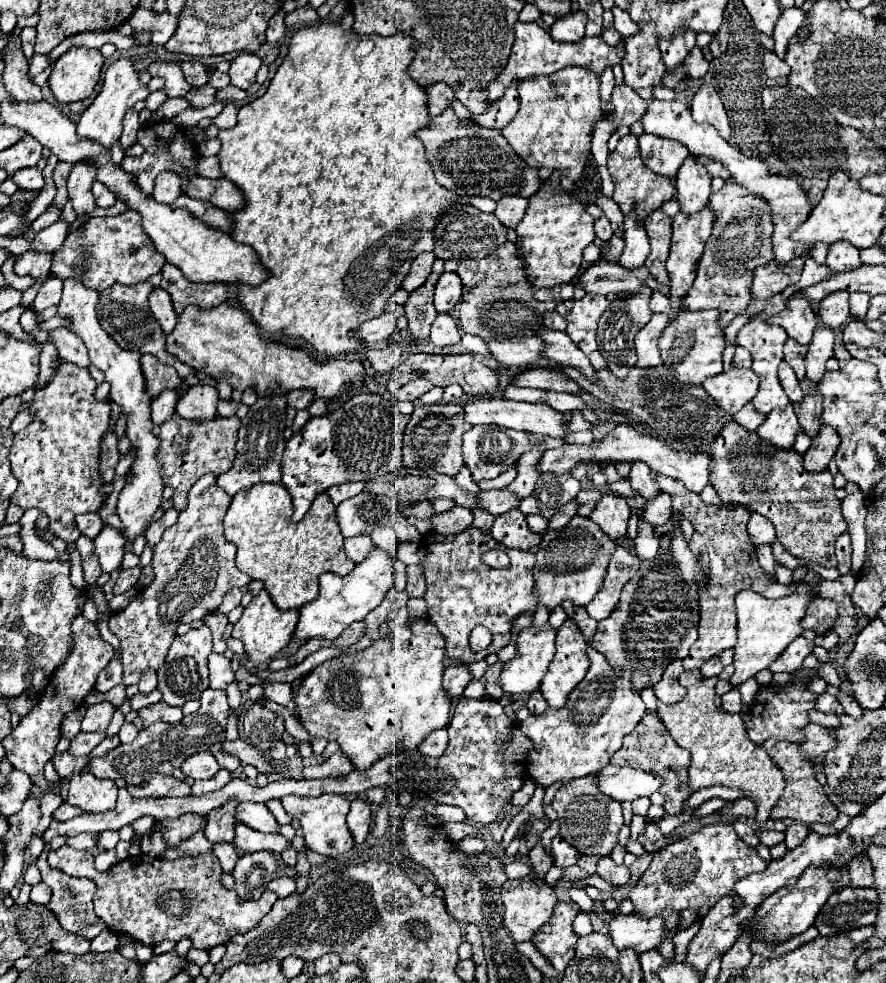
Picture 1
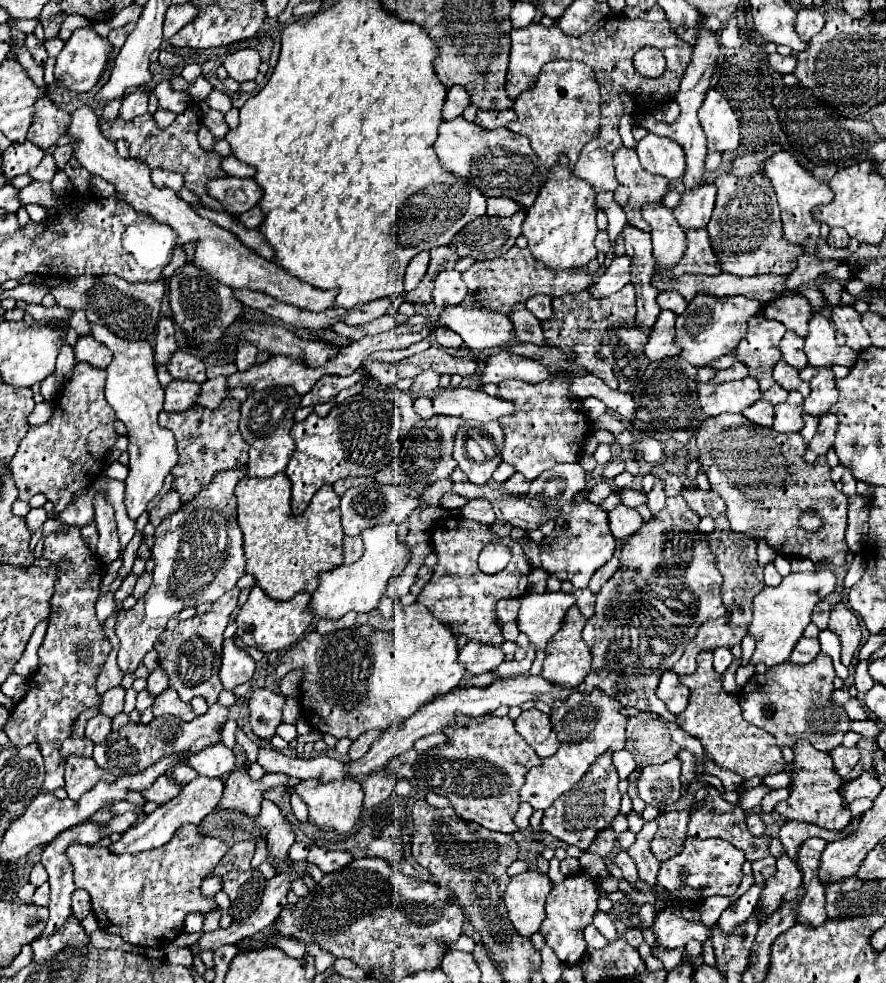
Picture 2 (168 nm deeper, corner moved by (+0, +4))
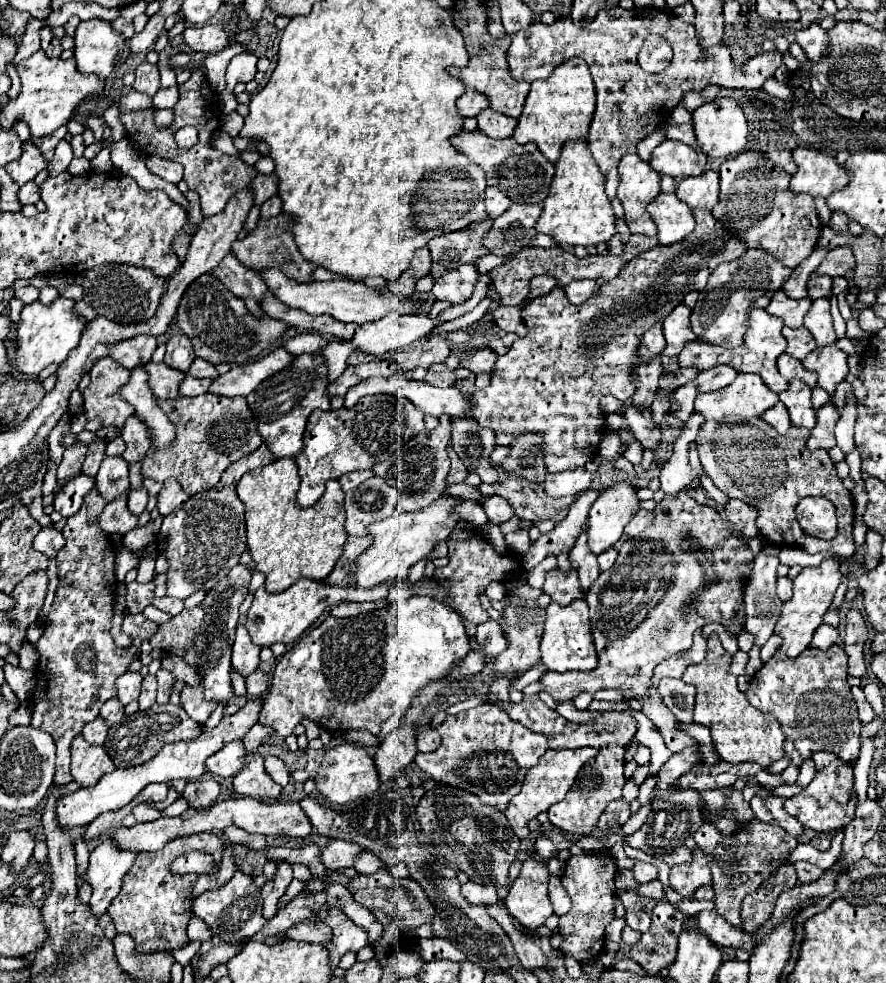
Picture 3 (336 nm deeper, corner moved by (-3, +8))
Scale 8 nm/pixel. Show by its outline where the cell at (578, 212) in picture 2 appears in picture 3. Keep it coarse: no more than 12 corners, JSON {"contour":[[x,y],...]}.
{"contour":[[567,141],[535,225],[557,245],[609,241],[615,213],[589,143]]}

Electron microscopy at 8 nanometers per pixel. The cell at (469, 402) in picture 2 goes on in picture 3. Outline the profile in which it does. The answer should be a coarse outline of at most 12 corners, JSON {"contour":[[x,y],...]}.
{"contour":[[403,371],[371,377],[349,389],[344,407],[367,395],[395,395],[425,415],[461,415],[471,409],[457,387],[435,387]]}

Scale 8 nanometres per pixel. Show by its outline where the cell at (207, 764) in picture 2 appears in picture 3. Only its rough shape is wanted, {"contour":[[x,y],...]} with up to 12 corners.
{"contour":[[231,741],[207,759],[207,771],[233,777],[243,769],[243,741]]}

